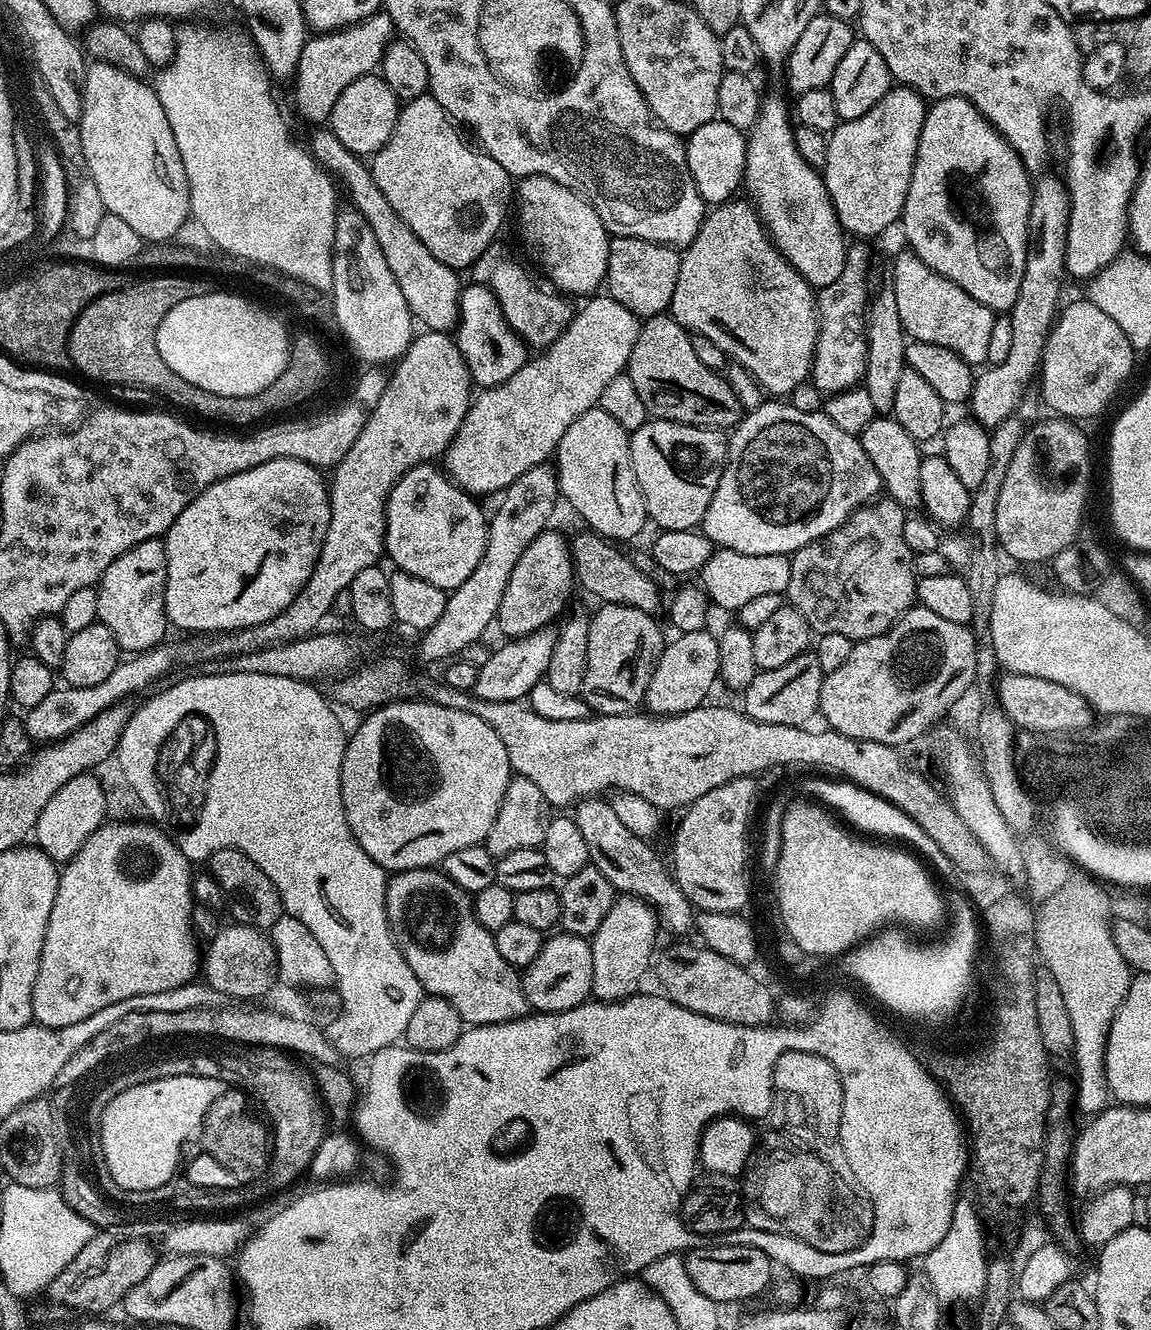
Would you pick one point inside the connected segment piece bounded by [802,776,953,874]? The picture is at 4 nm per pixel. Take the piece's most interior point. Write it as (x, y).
(870, 813)

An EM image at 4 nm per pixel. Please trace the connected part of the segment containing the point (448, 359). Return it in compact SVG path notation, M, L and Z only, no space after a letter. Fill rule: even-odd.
M424 330L421 333L421 336L419 333L409 344L403 356L395 361L388 377L386 390L382 390L382 398L378 398L378 406L374 406L374 410L368 416L368 421L362 426L362 434L358 434L358 439L354 441L350 454L346 454L346 458L342 458L342 462L336 465L331 473L333 476L332 480L330 476L328 490L330 526L326 526L326 538L322 542L318 562L314 566L306 586L302 586L302 590L298 590L294 602L290 602L290 606L286 606L284 612L279 612L274 618L270 618L264 624L259 624L253 628L238 628L234 632L197 638L180 638L184 640L176 640L173 644L161 642L155 648L129 655L127 658L121 659L120 664L114 670L114 674L110 674L110 678L106 678L106 682L98 682L98 686L90 686L89 688L53 687L52 692L46 694L46 698L42 698L42 702L38 702L38 706L27 709L26 715L23 717L24 729L32 742L51 742L69 736L71 732L78 730L98 714L102 714L102 710L106 710L111 704L127 701L129 699L127 696L142 691L147 684L152 684L155 680L160 680L163 676L178 671L179 668L192 668L195 664L207 666L211 660L227 660L235 658L238 654L257 652L260 648L273 648L276 644L289 644L304 636L313 635L323 625L320 623L327 617L329 618L334 606L334 598L342 590L352 587L354 578L358 578L358 573L361 570L377 567L381 563L380 556L382 560L385 555L384 535L388 525L384 515L388 509L388 499L394 486L412 468L443 457L452 445L452 440L458 434L464 421L464 415L468 413L468 405L473 399L472 376L468 372L468 367L458 350L455 339L446 332Z

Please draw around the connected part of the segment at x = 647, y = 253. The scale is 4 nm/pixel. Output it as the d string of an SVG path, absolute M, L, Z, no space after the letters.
M612 236L606 292L639 318L667 313L672 306L674 286L678 286L681 253L667 244L655 244L642 238Z

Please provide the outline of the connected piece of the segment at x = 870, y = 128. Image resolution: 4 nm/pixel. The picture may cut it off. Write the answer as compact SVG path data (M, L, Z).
M893 86L862 118L841 120L840 125L828 136L826 162L822 169L824 185L830 194L830 202L840 219L845 233L852 238L868 238L884 232L904 215L906 190L910 190L910 178L918 154L918 138L922 134L922 122L928 108L925 97L912 88Z

